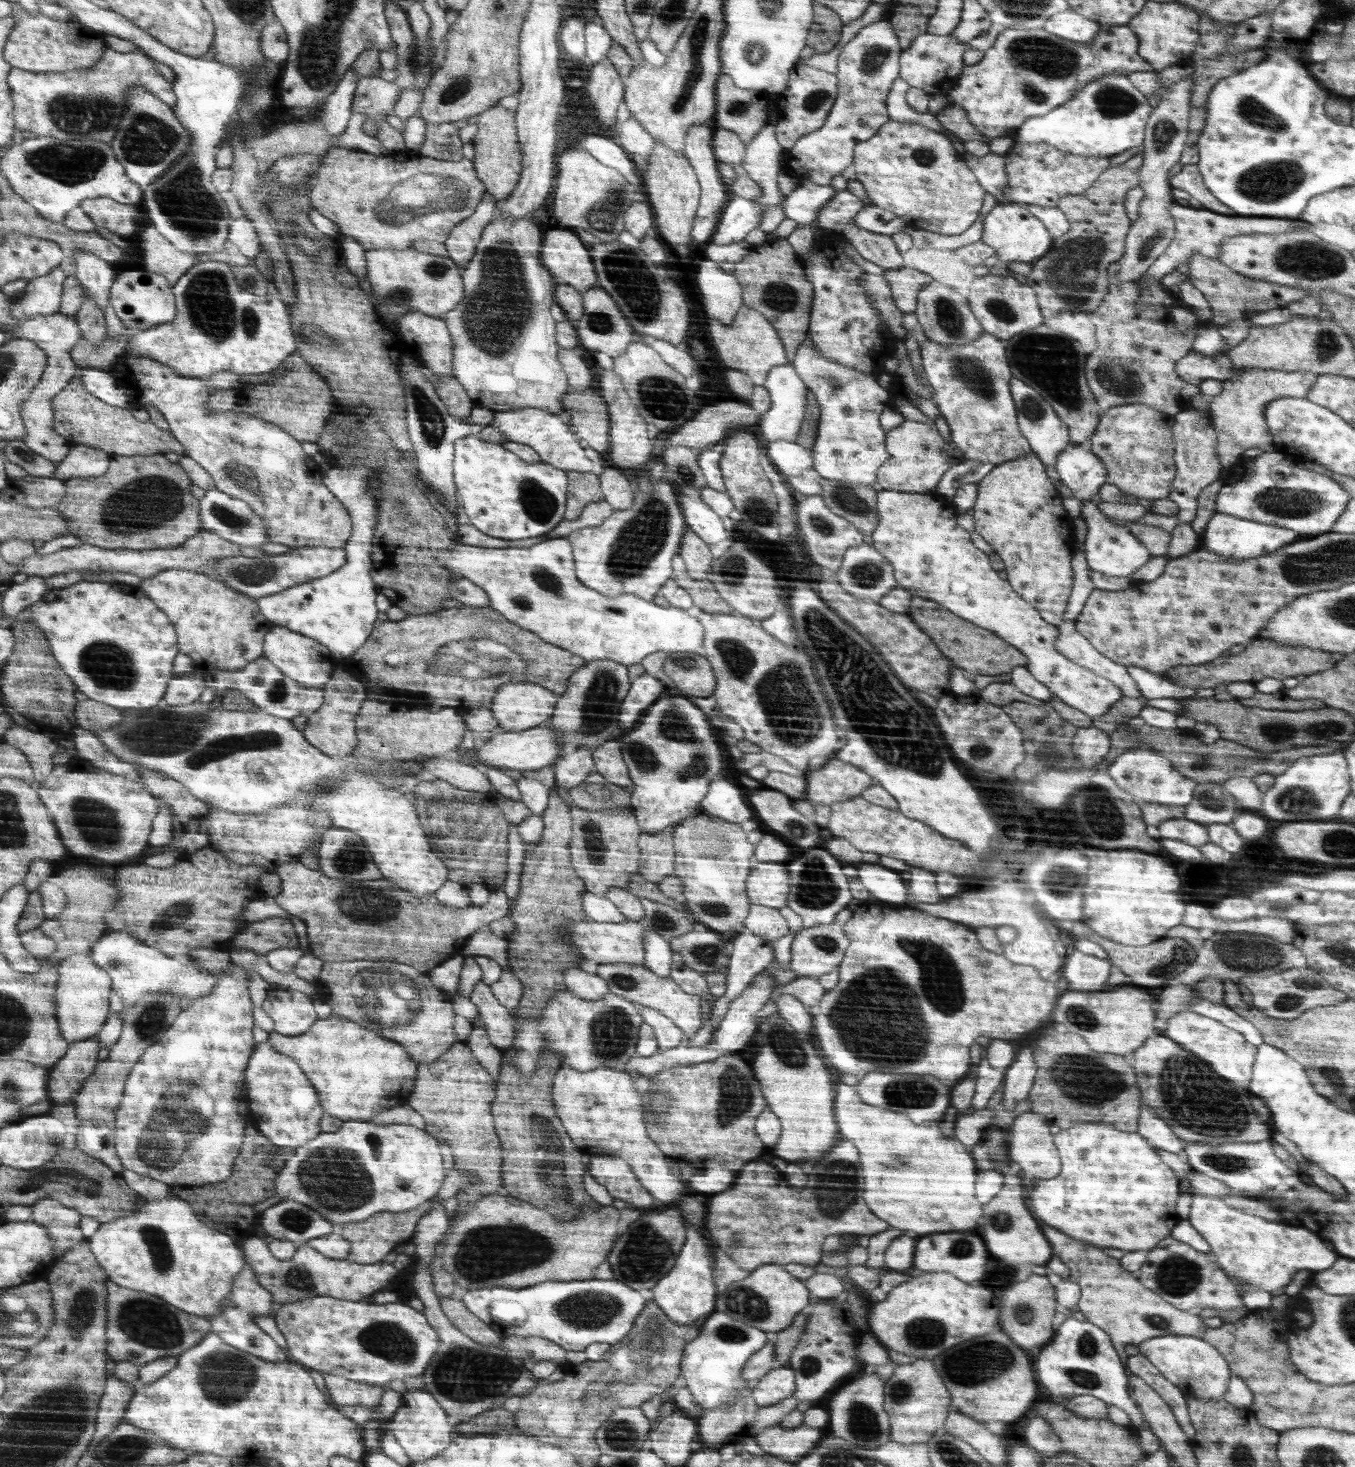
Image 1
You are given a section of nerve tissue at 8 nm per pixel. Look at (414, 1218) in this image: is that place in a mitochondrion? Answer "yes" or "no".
no

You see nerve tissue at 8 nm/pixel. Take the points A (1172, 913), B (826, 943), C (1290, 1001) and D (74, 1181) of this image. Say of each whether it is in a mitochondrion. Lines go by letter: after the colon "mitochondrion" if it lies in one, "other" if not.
A: other
B: mitochondrion
C: mitochondrion
D: mitochondrion

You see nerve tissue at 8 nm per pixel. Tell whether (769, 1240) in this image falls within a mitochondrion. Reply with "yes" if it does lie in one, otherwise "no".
no

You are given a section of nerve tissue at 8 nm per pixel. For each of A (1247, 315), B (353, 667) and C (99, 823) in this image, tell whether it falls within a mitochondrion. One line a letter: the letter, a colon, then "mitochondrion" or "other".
A: other
B: other
C: mitochondrion

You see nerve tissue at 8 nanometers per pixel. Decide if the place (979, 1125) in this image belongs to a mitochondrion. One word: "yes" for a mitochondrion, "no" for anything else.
no

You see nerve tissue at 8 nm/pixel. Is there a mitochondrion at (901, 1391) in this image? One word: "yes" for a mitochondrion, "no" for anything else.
yes

